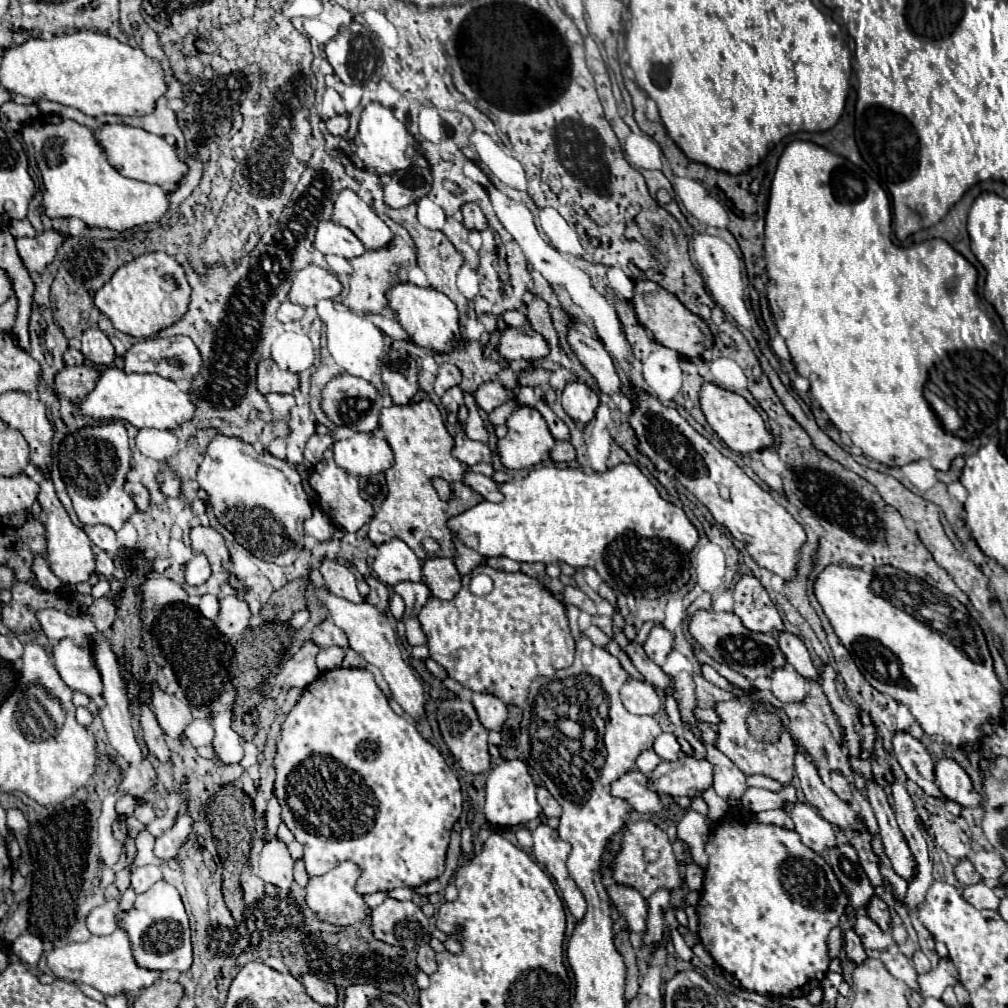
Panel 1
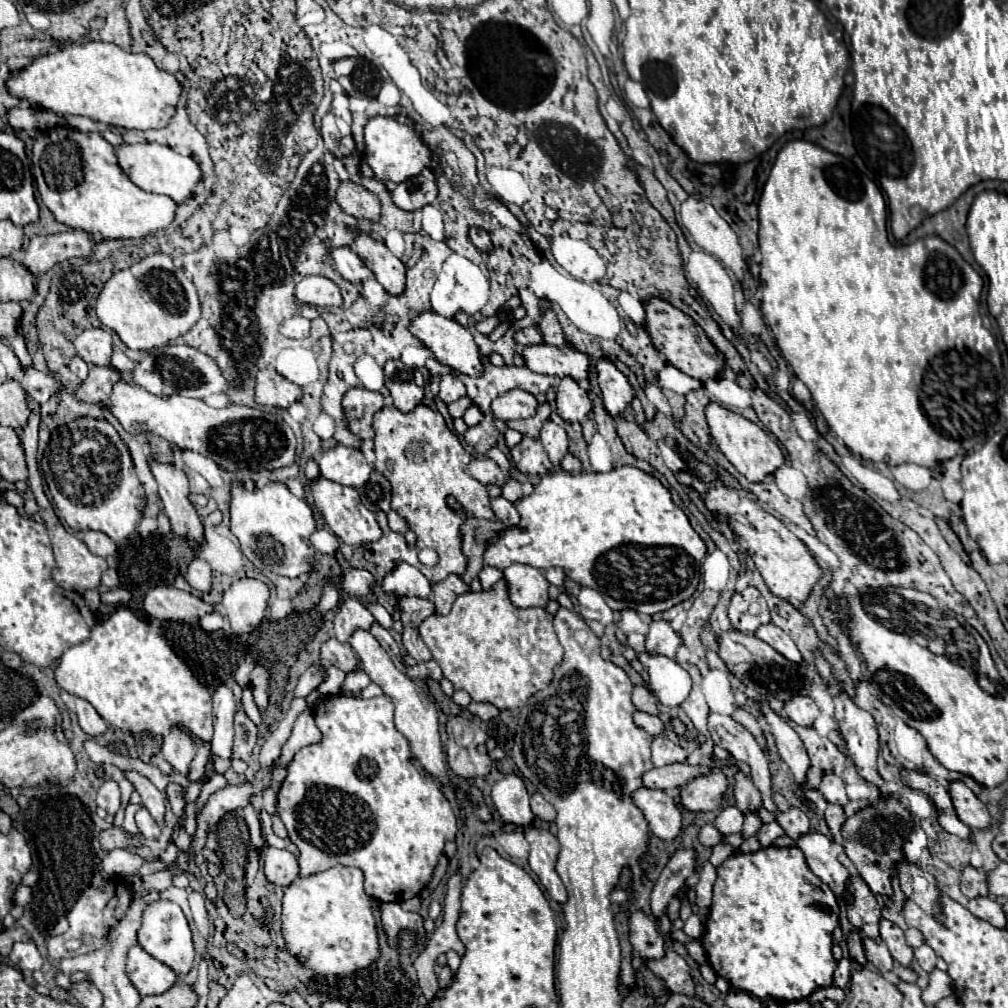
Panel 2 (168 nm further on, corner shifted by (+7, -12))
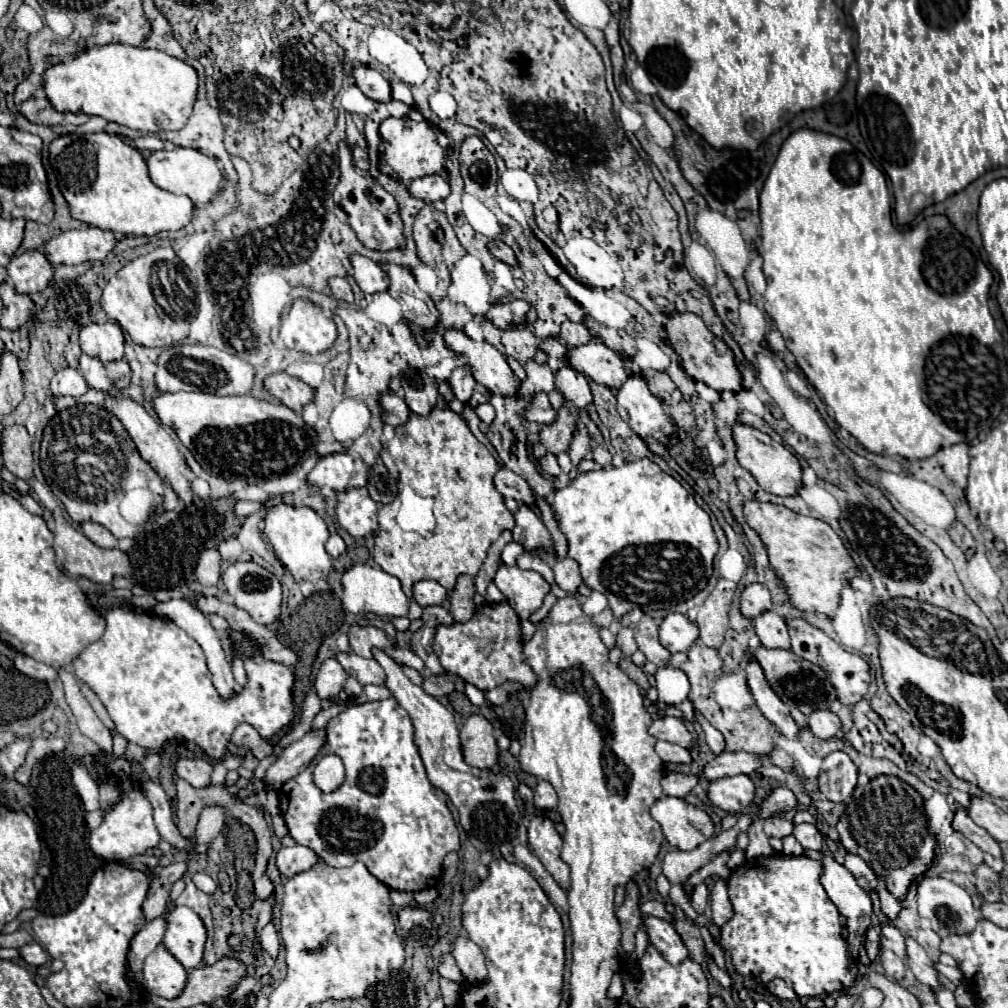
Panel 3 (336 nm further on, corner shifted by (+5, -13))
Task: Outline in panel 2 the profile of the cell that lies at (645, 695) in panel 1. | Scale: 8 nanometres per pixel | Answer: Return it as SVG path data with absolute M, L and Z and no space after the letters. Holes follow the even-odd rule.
M634 712L634 722L636 726L644 728L648 734L652 736L660 736L664 734L664 722L658 718L658 716L652 716L652 714L644 714L644 712Z

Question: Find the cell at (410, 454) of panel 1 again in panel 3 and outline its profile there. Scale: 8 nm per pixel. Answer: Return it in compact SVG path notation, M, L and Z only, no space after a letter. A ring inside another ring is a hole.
M432 409L424 417L410 413L408 423L396 427L394 433L394 439L384 443L380 457L388 471L398 473L400 485L410 485L416 495L434 499L436 527L428 537L406 533L396 525L398 499L382 505L378 511L380 531L372 559L386 573L400 579L402 591L408 597L412 597L412 585L422 579L434 579L442 587L452 589L458 575L466 573L474 577L482 567L488 547L504 529L514 527L514 515L506 509L504 497L492 483L500 465L470 433L460 415L450 409Z

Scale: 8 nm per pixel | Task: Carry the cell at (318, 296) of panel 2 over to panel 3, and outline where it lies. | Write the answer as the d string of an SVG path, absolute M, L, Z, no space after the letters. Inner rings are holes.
M332 277L332 279L328 281L328 287L330 287L334 299L342 299L342 301L346 301L346 303L350 303L350 305L354 303L352 289L350 289L350 285L348 285L348 281L346 281L344 277Z

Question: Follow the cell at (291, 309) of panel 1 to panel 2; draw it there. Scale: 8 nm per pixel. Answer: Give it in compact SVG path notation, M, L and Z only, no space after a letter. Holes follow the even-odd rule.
M296 314L296 316L292 316L292 318L282 322L280 332L286 338L308 338L310 336L310 320L306 320L300 314Z

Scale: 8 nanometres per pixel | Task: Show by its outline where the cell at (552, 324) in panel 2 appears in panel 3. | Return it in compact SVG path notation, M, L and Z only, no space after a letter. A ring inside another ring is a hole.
M564 321L560 325L560 335L558 335L560 341L564 341L568 347L578 347L578 345L584 345L592 339L590 331L586 329L586 325L582 323L572 323L572 321Z

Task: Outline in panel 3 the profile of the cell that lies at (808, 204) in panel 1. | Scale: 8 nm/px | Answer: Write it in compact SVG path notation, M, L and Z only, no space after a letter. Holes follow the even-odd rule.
M800 129L792 133L784 141L776 157L776 163L759 193L760 235L764 251L763 272L768 281L768 287L764 291L764 301L766 301L764 309L770 315L770 319L776 323L778 331L782 333L786 347L796 357L796 363L802 369L804 377L814 385L814 389L822 395L824 403L834 411L834 419L842 429L846 429L852 437L856 437L860 445L864 445L872 453L886 455L886 457L898 455L908 461L918 461L918 459L932 457L938 449L954 443L962 443L968 439L976 443L978 439L984 437L984 431L988 433L990 429L988 425L992 421L986 415L1000 415L1004 407L1002 401L1004 401L1006 385L1002 381L1002 373L1006 373L1006 361L1002 355L1002 337L989 310L992 273L982 263L982 259L976 253L972 253L976 251L972 241L968 237L960 237L960 233L942 215L928 217L914 229L902 233L892 225L891 202L892 196L888 195L884 175L848 141L810 129Z

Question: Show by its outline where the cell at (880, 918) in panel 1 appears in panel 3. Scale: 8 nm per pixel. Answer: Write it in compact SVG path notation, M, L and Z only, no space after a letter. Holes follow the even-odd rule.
M910 935L906 937L906 967L914 973L914 977L924 983L930 985L934 991L940 989L940 981L938 981L938 971L932 967L932 961L928 959L926 951L916 943L916 939L912 939Z

